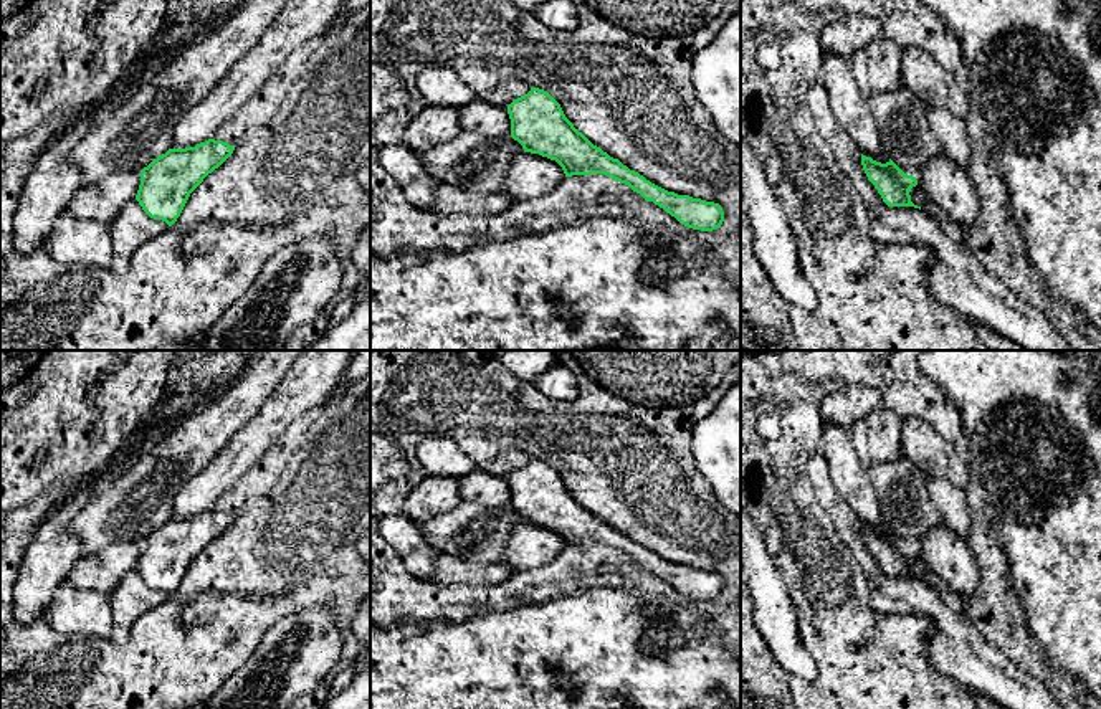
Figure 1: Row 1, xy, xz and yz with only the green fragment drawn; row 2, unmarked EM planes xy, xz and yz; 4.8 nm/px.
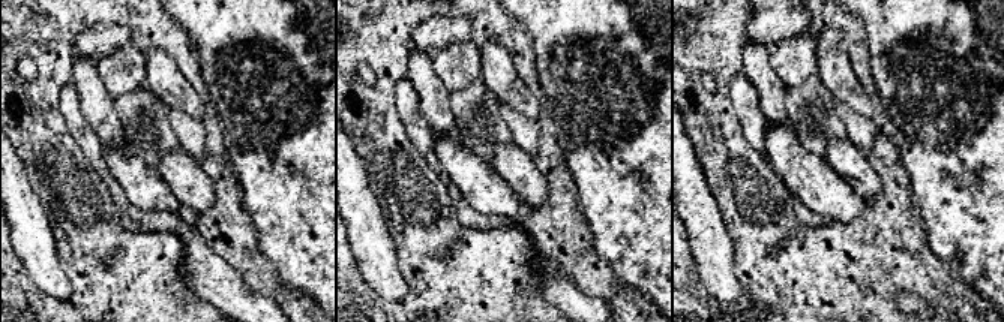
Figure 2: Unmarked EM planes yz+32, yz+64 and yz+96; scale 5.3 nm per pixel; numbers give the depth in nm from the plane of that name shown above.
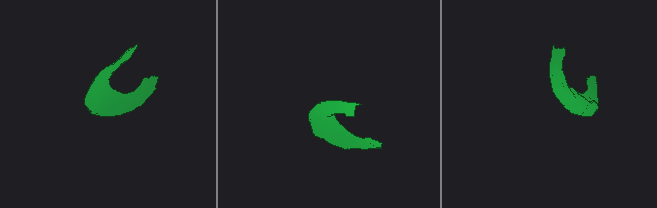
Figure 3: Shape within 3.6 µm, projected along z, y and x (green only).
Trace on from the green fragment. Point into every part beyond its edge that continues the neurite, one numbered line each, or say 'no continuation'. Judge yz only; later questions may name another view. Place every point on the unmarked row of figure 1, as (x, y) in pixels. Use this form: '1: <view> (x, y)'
no continuation

